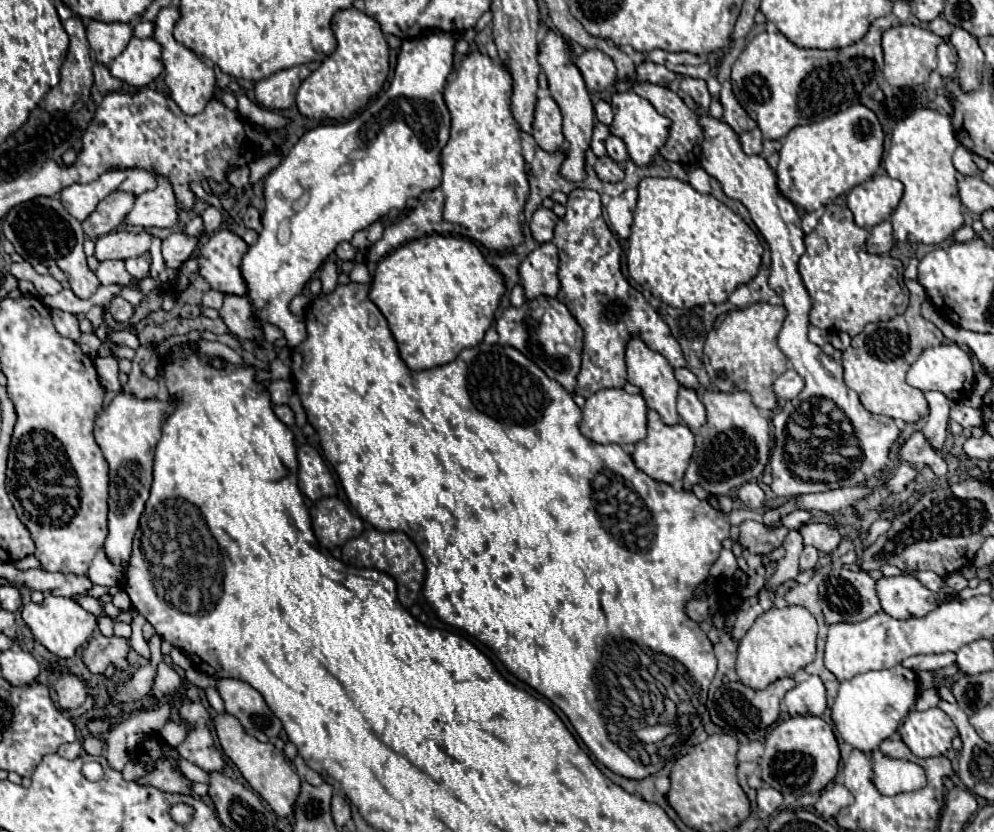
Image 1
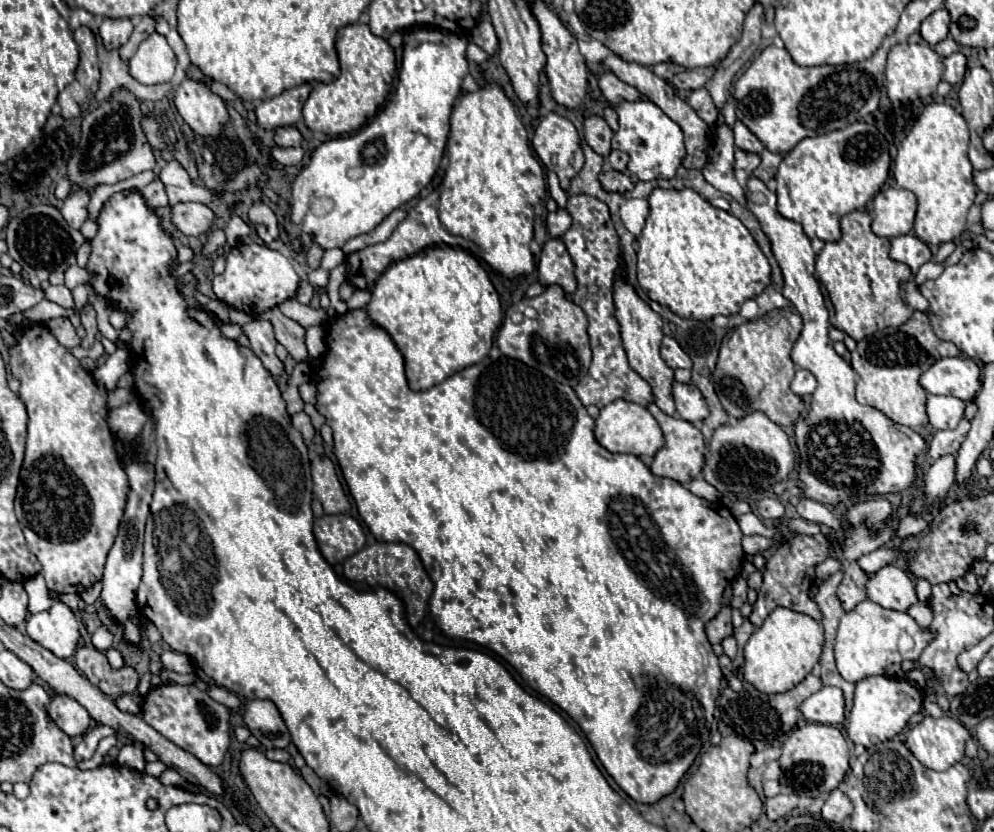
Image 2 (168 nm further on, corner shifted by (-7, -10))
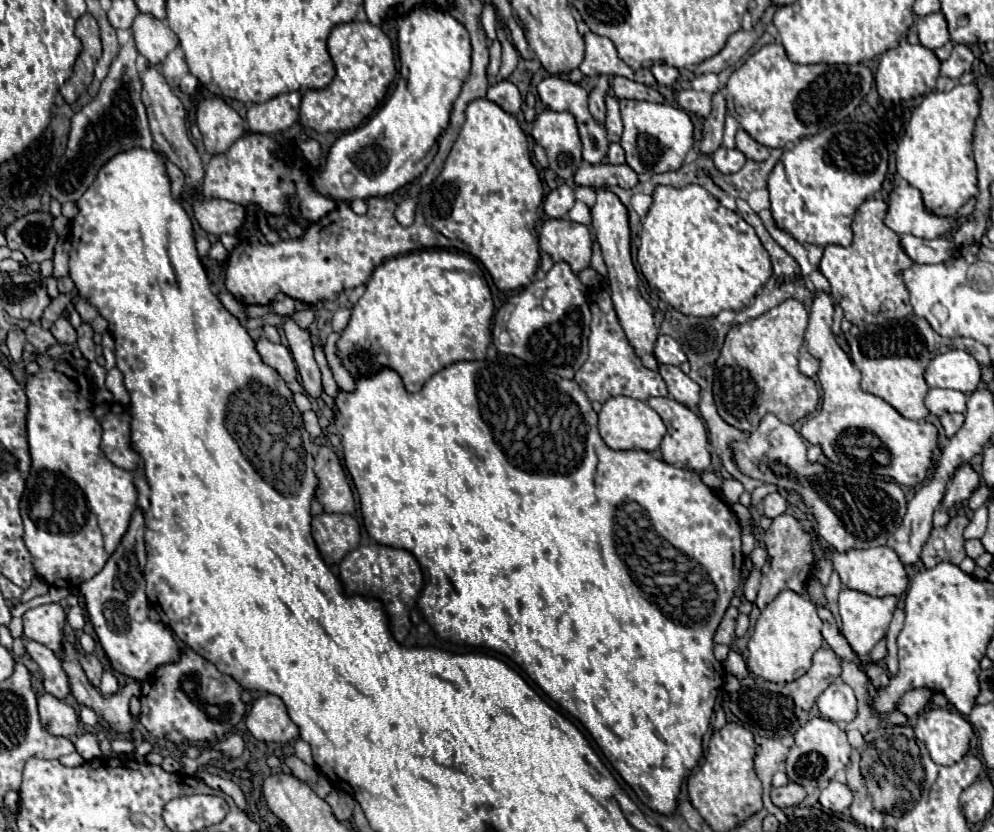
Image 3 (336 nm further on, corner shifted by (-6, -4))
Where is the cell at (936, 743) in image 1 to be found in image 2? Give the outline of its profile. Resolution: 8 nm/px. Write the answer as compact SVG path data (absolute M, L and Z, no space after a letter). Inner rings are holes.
M925 717L907 731L907 747L933 771L947 771L965 755L969 731L953 717Z

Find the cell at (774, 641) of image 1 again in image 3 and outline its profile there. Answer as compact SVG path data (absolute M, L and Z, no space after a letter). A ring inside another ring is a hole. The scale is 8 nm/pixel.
M782 591L766 609L760 613L754 633L748 641L748 671L772 683L790 683L802 677L810 669L812 655L822 647L822 619L816 613L816 605L794 593Z

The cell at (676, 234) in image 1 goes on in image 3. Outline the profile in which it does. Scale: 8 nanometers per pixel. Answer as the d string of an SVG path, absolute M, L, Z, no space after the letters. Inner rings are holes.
M658 185L652 199L646 219L640 217L635 239L638 265L650 289L684 315L716 319L722 309L730 309L735 312L731 325L755 319L748 317L746 309L772 275L770 255L762 247L756 231L736 211L722 207L700 185Z

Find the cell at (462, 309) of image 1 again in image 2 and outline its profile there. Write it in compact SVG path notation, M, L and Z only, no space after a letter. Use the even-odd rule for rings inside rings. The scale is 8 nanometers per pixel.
M429 247L395 261L377 279L365 311L369 321L385 329L401 351L413 391L425 391L485 359L503 319L489 275L475 257L455 247Z

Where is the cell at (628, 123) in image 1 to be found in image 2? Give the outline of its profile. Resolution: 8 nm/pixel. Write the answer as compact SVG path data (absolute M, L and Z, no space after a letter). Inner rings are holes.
M647 99L635 103L623 101L615 109L619 115L619 131L615 133L613 139L615 139L615 147L629 155L629 163L627 163L629 173L641 181L675 177L685 157L681 127L675 121L671 121L655 103Z

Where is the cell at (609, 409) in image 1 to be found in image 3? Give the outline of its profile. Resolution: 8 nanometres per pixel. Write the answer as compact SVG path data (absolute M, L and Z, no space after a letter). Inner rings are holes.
M612 397L602 405L602 411L598 413L598 431L610 449L654 451L660 447L660 441L666 435L666 425L648 403L630 397Z

